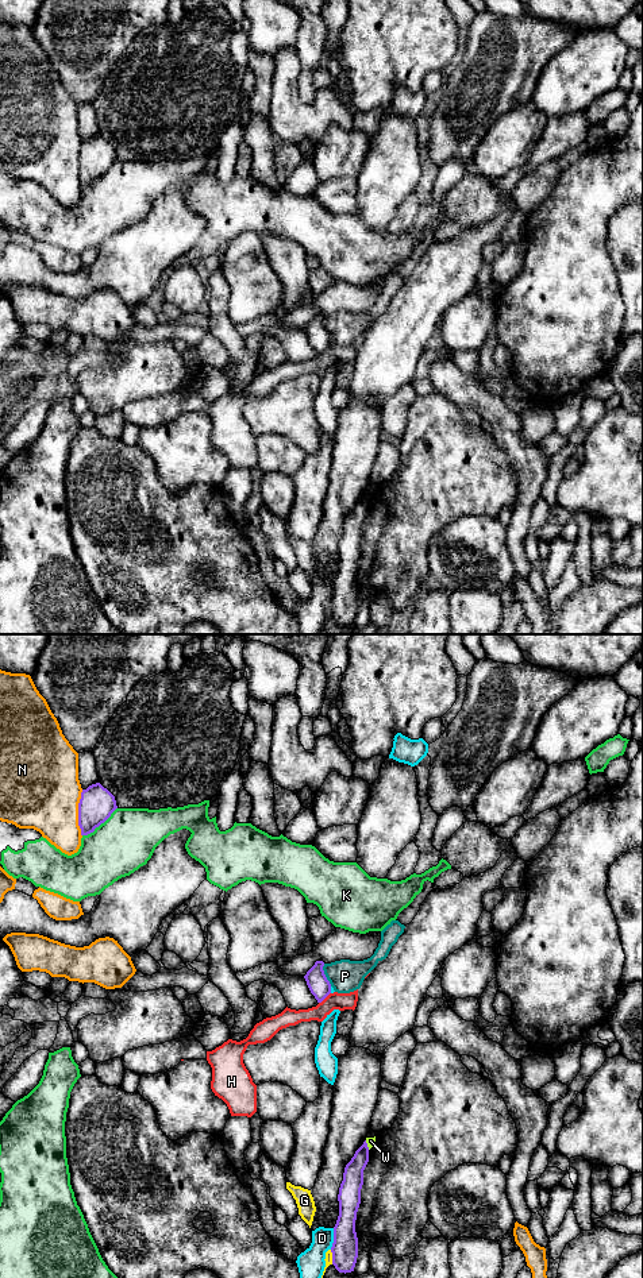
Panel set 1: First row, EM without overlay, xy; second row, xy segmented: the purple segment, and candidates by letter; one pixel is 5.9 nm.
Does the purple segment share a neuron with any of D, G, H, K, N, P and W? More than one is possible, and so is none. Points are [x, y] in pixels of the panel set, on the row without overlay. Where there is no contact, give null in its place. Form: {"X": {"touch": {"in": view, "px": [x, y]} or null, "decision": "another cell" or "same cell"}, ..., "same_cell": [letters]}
{"D": {"touch": {"in": "xy", "px": [334, 591]}, "decision": "another cell"}, "G": {"touch": {"in": "xy", "px": [332, 609]}, "decision": "another cell"}, "H": {"touch": {"in": "xy", "px": [324, 350]}, "decision": "another cell"}, "K": {"touch": {"in": "xy", "px": [100, 176]}, "decision": "another cell"}, "N": {"touch": {"in": "xy", "px": [79, 165]}, "decision": "another cell"}, "P": {"touch": {"in": "xy", "px": [324, 327]}, "decision": "another cell"}, "W": {"touch": {"in": "xy", "px": [366, 497]}, "decision": "another cell"}, "same_cell": []}

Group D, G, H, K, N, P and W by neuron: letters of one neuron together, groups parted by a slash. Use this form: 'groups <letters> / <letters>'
groups D / G / H / K / N / P / W

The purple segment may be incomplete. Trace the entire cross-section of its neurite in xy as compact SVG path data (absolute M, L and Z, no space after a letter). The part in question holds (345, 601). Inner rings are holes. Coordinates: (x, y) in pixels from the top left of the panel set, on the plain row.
M366 493L355 503L346 517L343 533L339 540L339 568L334 579L334 595L331 599L332 617L339 625L354 623L358 610L358 590L355 584L357 564L361 556L363 522L369 514Z

